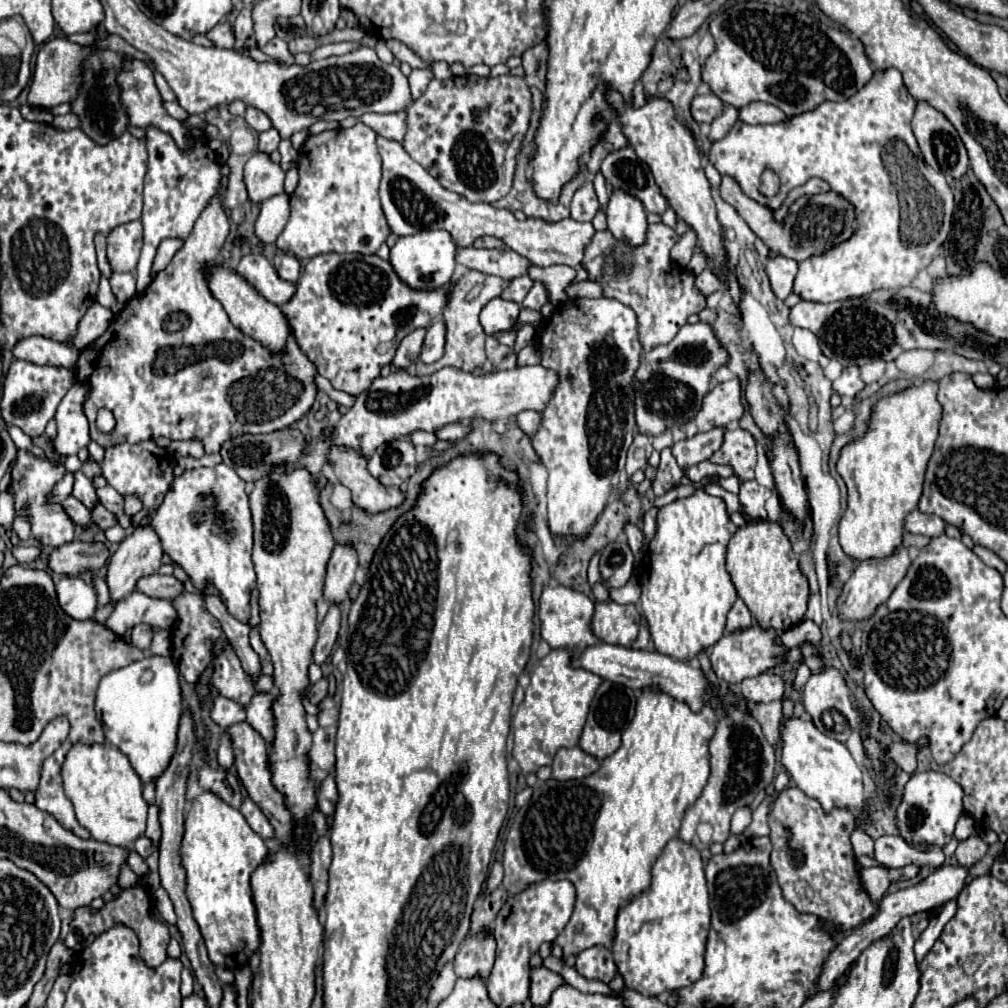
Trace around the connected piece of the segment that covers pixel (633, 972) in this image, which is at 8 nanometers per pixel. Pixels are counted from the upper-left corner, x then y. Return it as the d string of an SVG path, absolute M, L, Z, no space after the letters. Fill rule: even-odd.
M674 838L666 844L652 868L650 890L630 900L630 904L620 910L616 920L612 954L626 988L640 992L642 996L658 996L662 992L686 988L700 980L708 930L710 902L700 852L694 846ZM672 920L678 920L676 932L670 930Z

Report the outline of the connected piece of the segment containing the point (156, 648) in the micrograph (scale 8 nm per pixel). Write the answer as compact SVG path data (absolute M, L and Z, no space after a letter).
M154 630L154 642L150 646L150 652L160 656L170 656L170 634L162 630Z

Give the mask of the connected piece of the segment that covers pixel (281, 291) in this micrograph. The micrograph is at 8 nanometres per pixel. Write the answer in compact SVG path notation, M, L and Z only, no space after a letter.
M246 254L242 256L240 264L236 266L236 272L266 300L270 300L276 306L282 306L288 302L296 290L292 282L286 282L278 278L274 266L262 256L262 254Z

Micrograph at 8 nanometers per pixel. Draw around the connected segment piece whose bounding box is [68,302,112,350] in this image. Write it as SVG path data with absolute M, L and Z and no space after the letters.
M94 302L86 310L86 316L82 316L82 320L78 324L78 332L68 340L68 344L78 348L78 350L86 348L98 336L102 336L102 332L106 332L110 320L112 320L112 312L108 308L104 308L104 306L100 306L98 302Z

